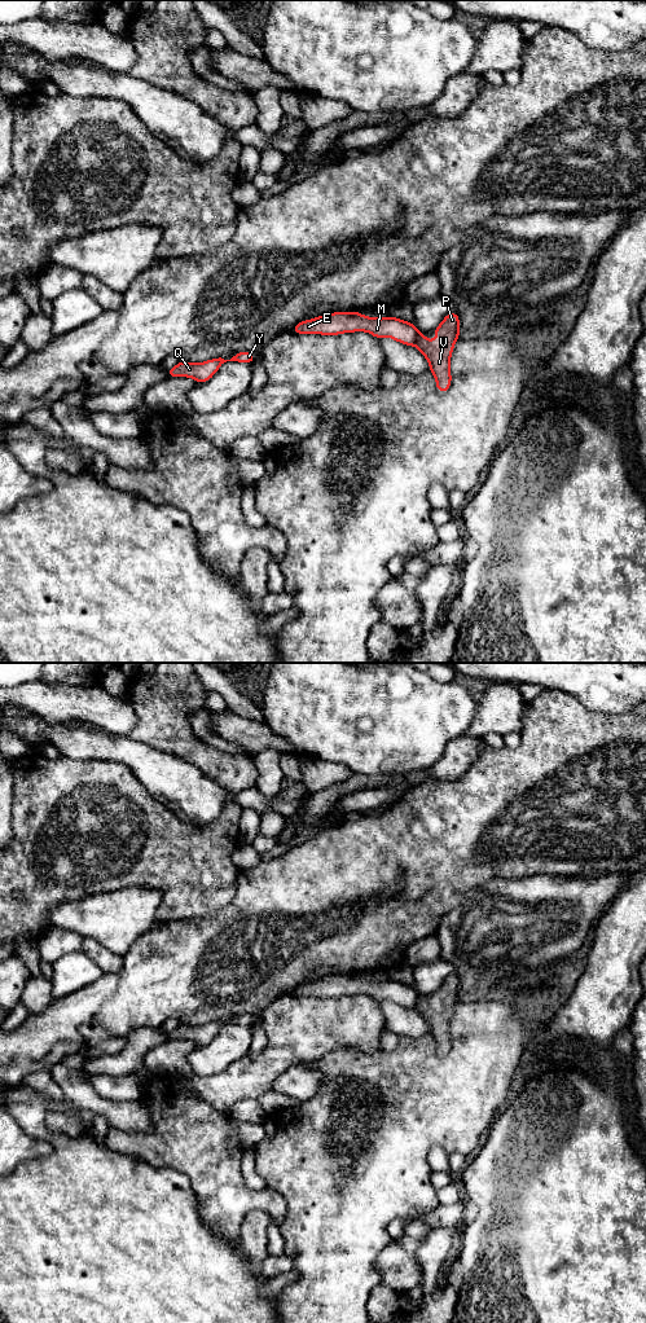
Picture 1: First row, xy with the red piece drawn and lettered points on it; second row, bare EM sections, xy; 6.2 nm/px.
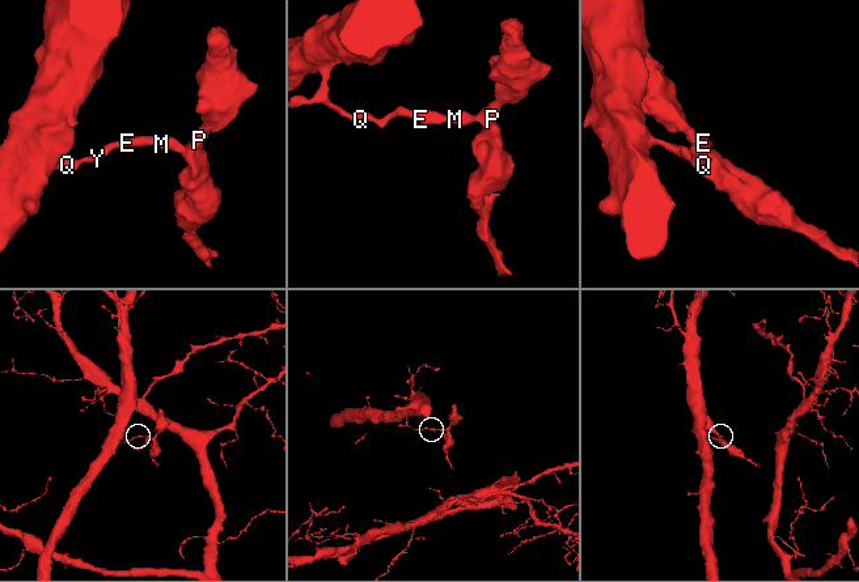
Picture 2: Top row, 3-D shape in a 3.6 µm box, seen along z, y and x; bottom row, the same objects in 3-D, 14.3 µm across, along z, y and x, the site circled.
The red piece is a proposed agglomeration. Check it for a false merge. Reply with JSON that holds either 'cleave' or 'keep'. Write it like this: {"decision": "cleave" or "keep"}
{"decision": "cleave"}

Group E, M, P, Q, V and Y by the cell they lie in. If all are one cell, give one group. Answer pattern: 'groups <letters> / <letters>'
groups E M Q Y / P V

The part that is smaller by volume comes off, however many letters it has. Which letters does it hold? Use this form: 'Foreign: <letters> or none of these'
Foreign: P, V

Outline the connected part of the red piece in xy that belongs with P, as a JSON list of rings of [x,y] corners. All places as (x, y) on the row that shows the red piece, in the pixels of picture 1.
[[[451,312],[434,330],[438,340],[426,340],[425,333],[419,333],[416,340],[416,347],[422,352],[430,362],[430,372],[436,379],[439,392],[447,392],[451,387],[449,360],[453,352],[454,342],[460,337],[460,317],[456,312]]]

